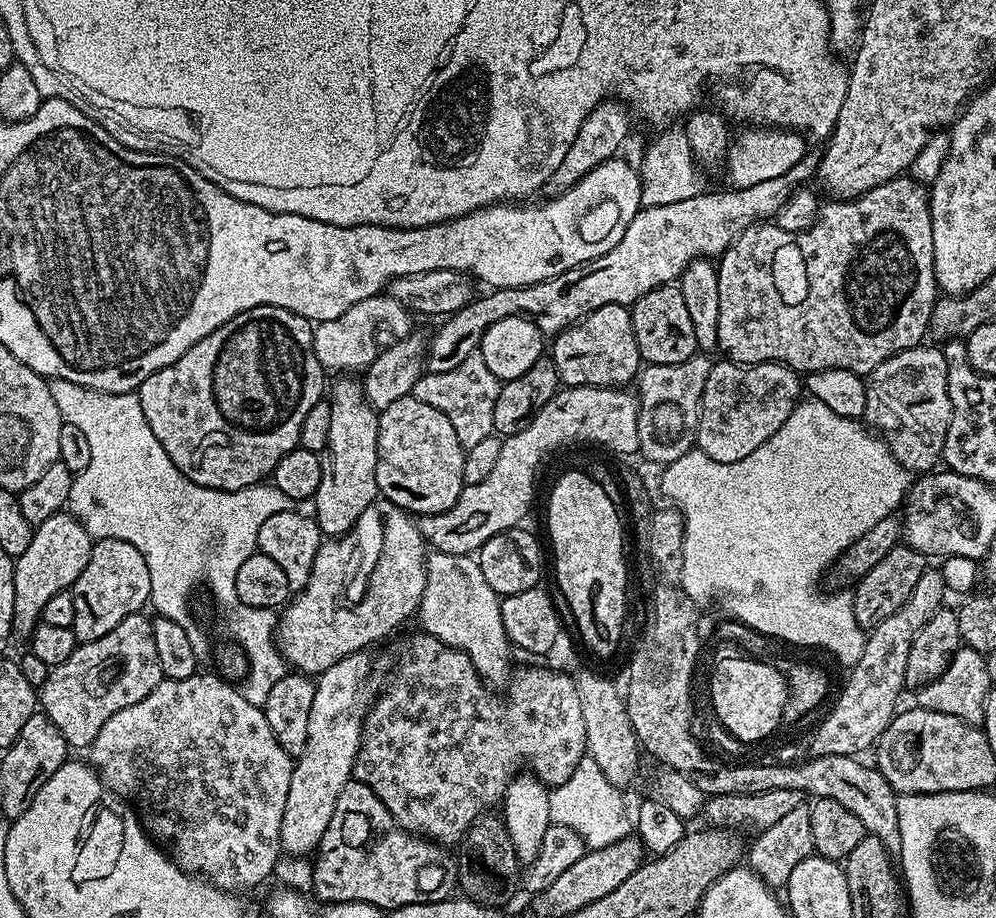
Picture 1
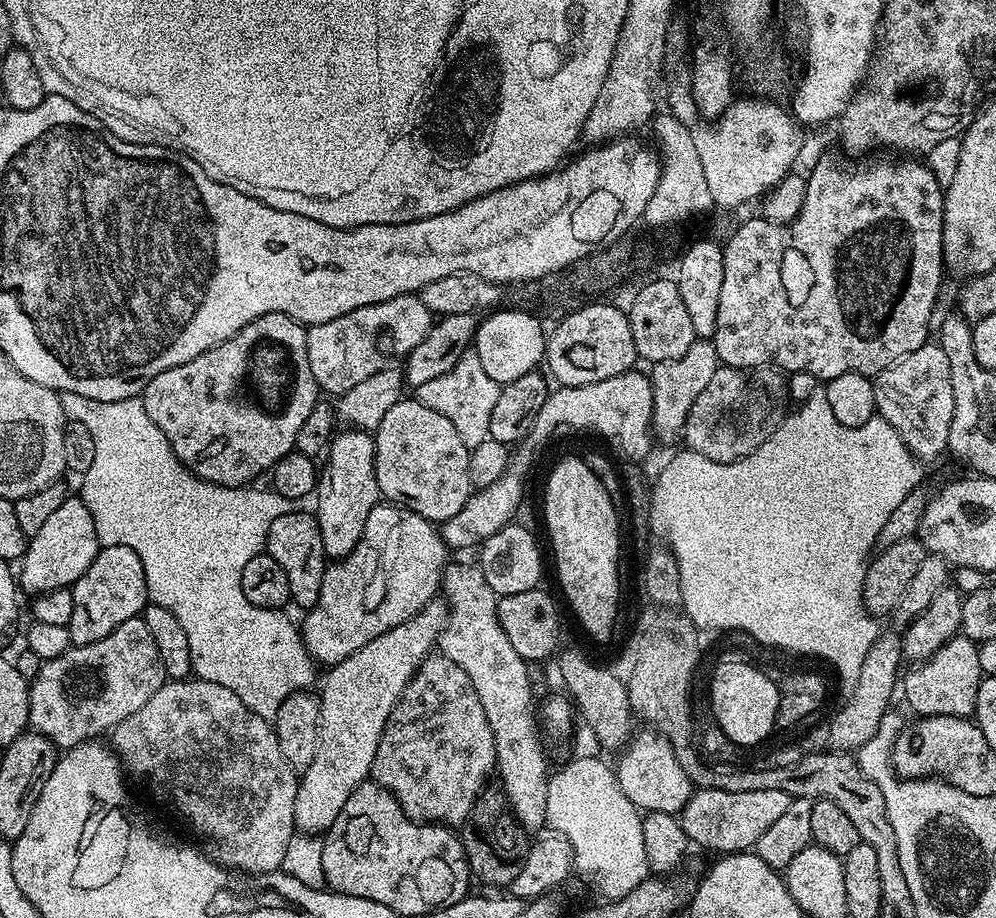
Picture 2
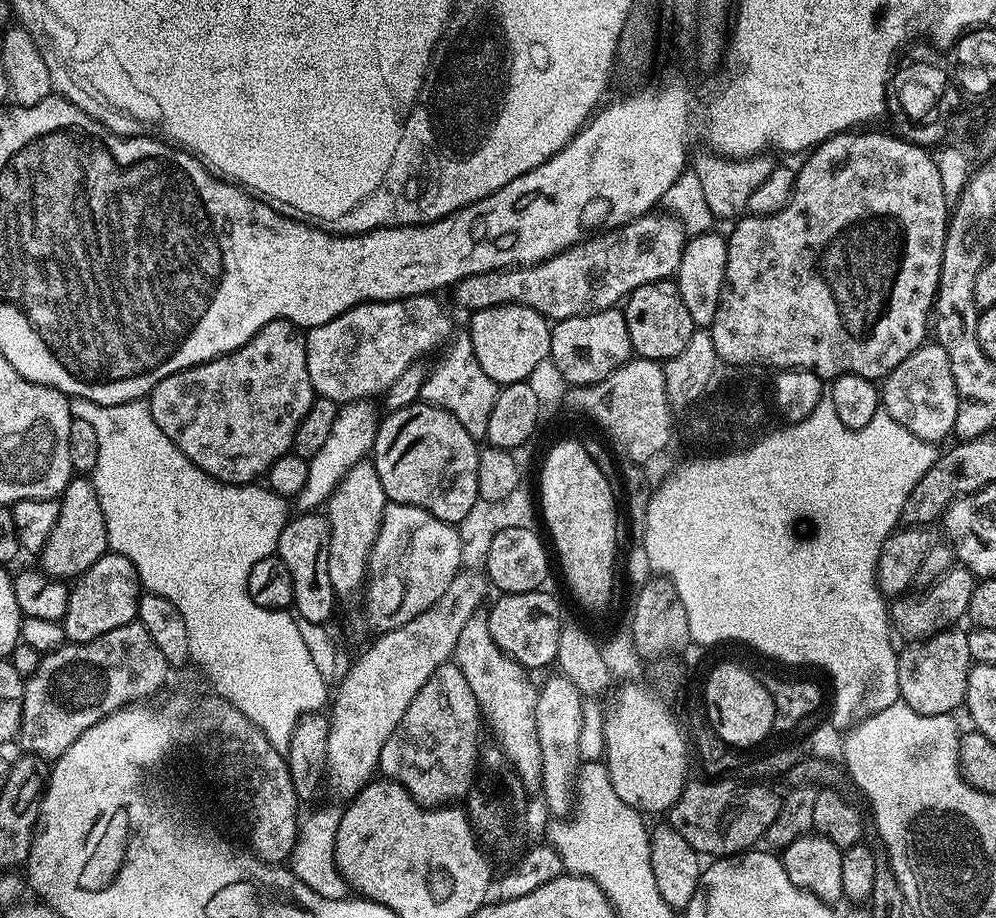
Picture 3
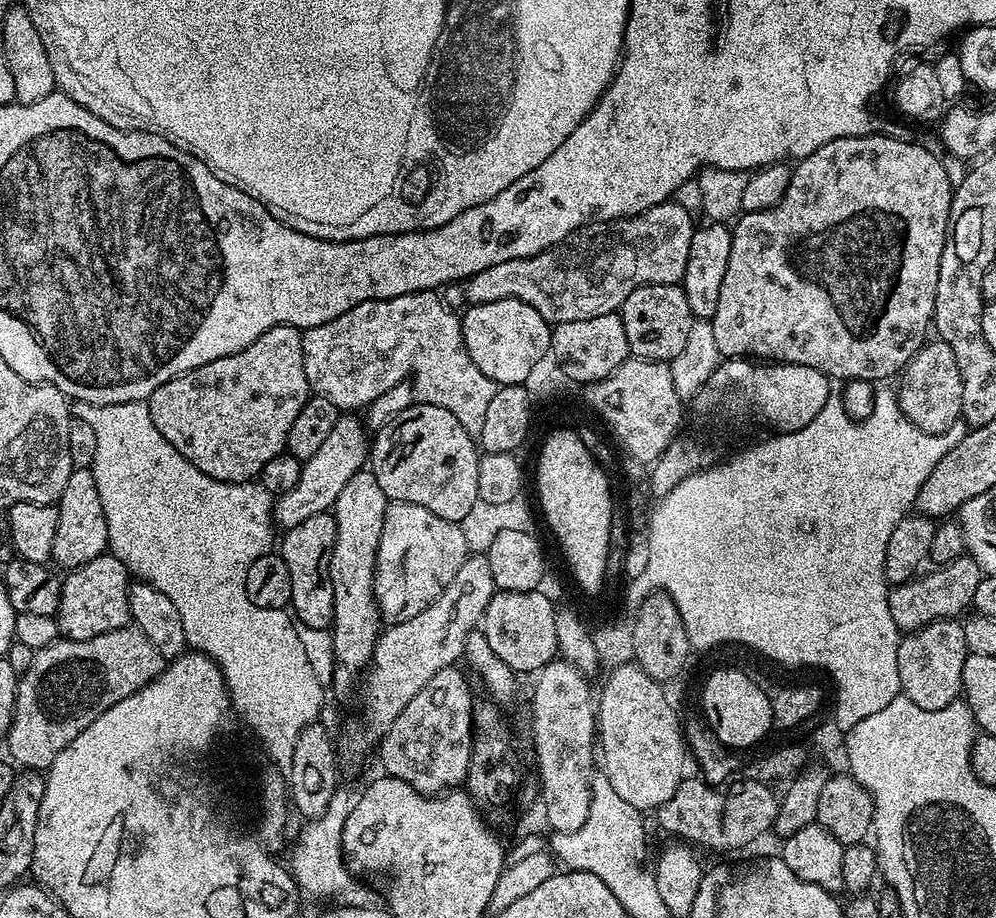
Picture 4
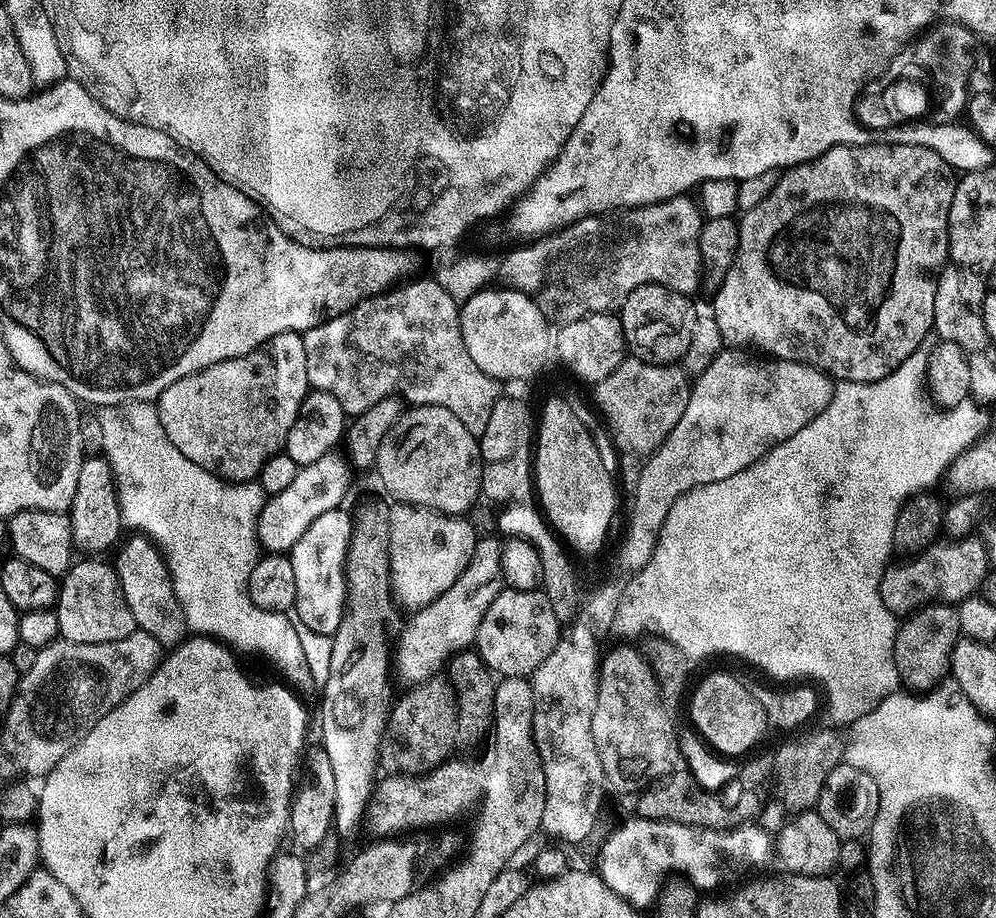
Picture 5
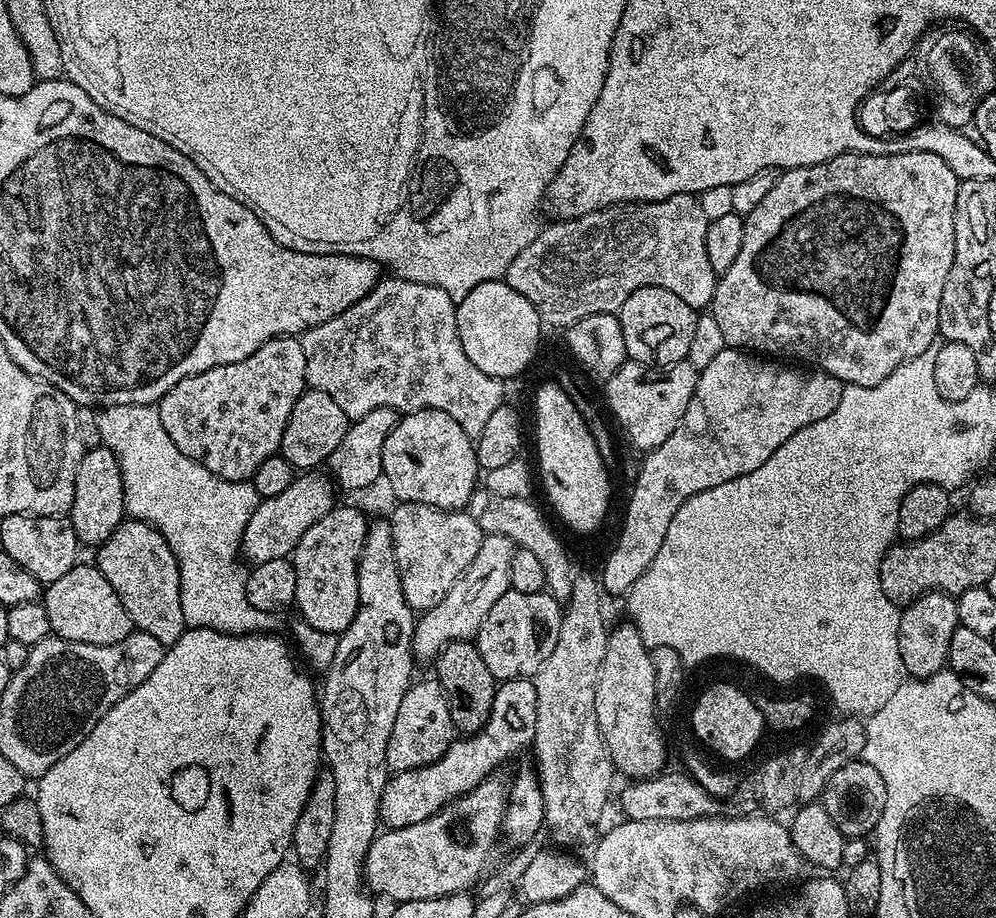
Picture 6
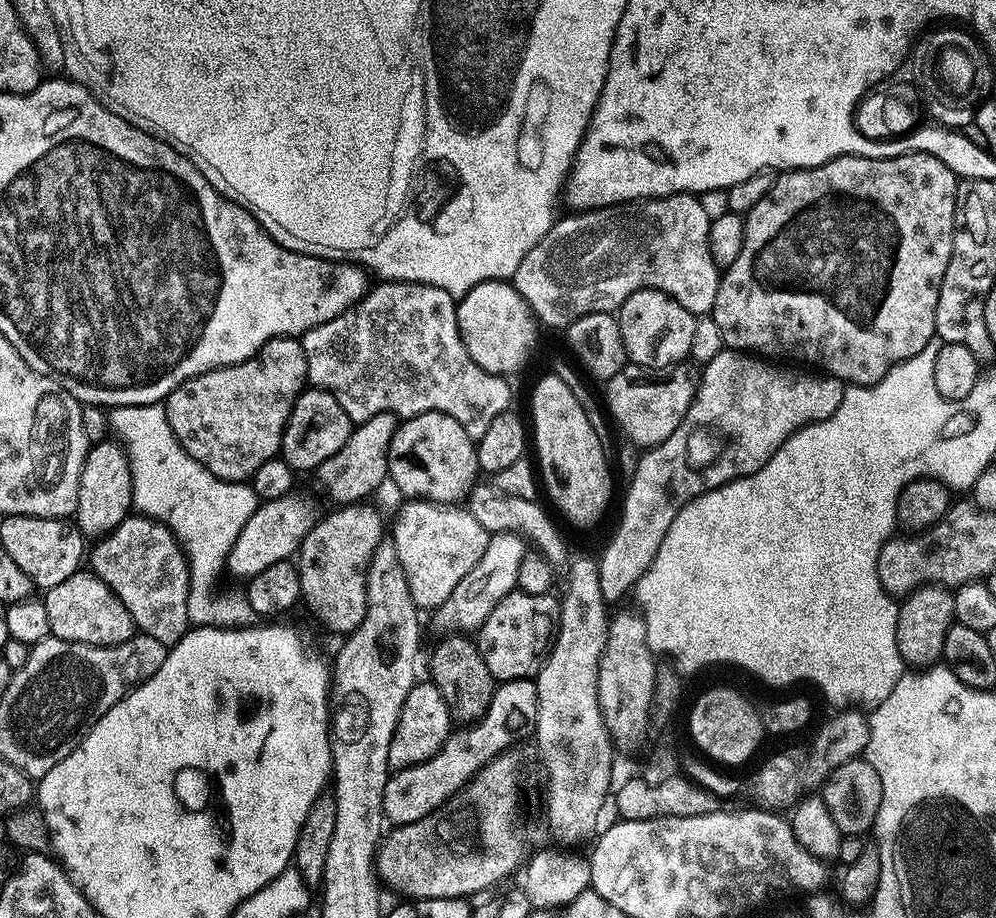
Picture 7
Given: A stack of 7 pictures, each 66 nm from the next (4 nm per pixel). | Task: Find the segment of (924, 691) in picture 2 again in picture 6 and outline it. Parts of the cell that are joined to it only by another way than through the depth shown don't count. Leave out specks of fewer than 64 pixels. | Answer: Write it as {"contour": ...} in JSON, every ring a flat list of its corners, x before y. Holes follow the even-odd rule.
{"contour":[[927,592,912,604,907,605,900,613,898,622,898,652,901,655,901,666,909,677,924,680,936,672,945,671,950,650,950,638,954,638,954,630,960,627,958,606,953,597,943,592]]}

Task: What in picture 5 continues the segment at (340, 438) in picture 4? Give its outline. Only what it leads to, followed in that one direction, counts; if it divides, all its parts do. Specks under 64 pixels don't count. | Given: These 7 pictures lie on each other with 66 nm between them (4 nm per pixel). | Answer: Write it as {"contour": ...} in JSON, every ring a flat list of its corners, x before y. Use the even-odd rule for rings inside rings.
{"contour":[[336,450,327,452,322,458,318,458,318,462,310,462,301,466,298,474,294,474,294,482,290,482,290,486,286,486,286,490,282,490,282,494,274,494,265,499,256,523,256,537,259,538,260,547,265,553,291,553,294,542,298,542,298,538,302,538,302,534,306,534,306,530,310,527,310,522,314,522,314,518,319,518,321,514,326,514,326,510,334,510,345,503,344,495,347,494,348,487,352,484,354,469,351,463,343,455,340,457,338,453,339,451]]}

